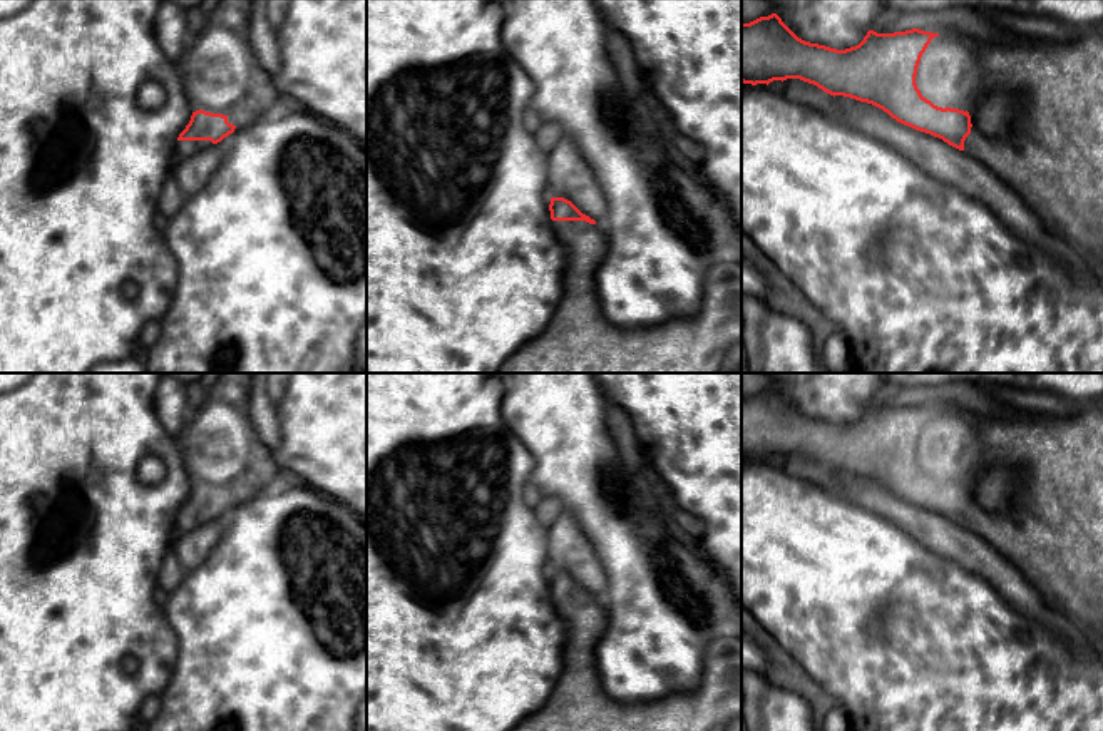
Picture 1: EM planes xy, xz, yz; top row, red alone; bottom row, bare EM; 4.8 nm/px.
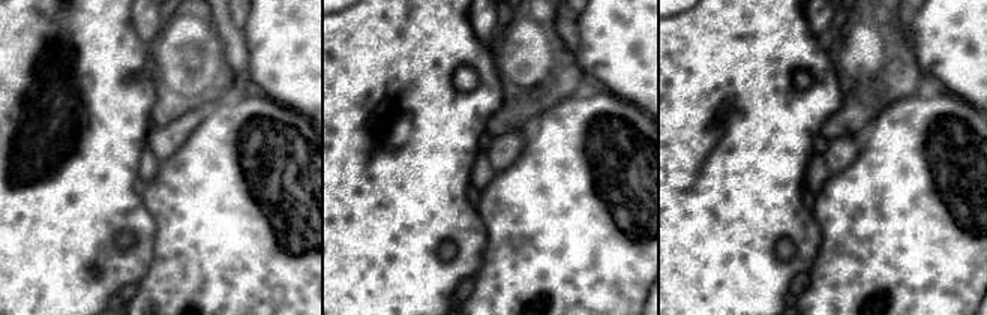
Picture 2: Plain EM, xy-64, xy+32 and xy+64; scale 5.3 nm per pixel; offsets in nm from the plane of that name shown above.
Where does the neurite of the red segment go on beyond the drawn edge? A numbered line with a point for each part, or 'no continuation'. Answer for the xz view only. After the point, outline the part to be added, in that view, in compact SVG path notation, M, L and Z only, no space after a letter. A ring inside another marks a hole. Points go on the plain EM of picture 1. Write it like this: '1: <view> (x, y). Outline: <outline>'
1: xz (578, 701). Outline: M552 596L552 604L566 622L562 672L549 699L512 731L726 731L741 718L741 632L718 632L708 642L695 691L619 703L604 691L596 666L596 644L604 631L601 606L586 596Z

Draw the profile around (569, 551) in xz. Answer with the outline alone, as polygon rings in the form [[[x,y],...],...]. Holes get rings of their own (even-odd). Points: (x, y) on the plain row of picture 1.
[[[562,509],[549,527],[549,572],[571,575],[582,589],[598,596],[606,590],[608,577],[599,557],[574,517]]]

